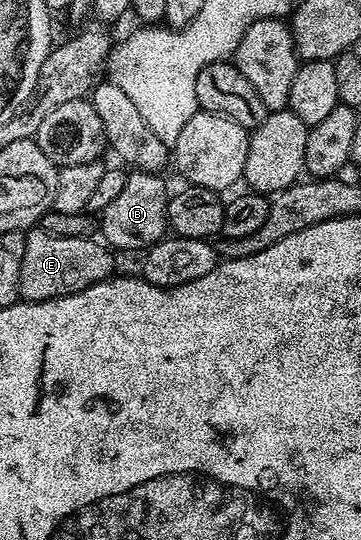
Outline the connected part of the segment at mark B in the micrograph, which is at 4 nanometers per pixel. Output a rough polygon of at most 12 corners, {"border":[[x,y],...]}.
{"border":[[127,173],[100,212],[115,251],[145,252],[167,237],[161,173]]}

